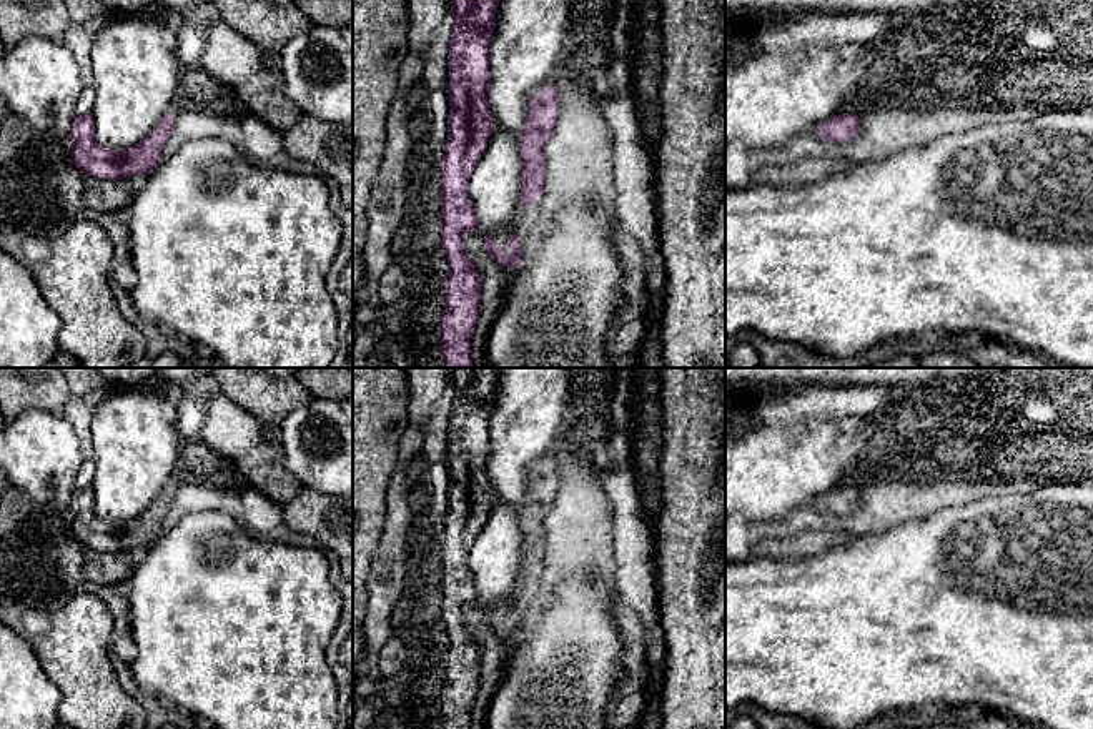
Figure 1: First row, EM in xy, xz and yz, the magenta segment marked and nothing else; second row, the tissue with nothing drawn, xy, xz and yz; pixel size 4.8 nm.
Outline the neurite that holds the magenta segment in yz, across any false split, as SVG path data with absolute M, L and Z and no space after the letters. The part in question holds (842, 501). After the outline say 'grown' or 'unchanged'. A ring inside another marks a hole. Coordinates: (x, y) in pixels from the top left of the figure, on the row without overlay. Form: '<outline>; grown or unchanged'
M842 486L819 499L819 509L837 516L852 514L860 506L860 493L857 488Z; unchanged

